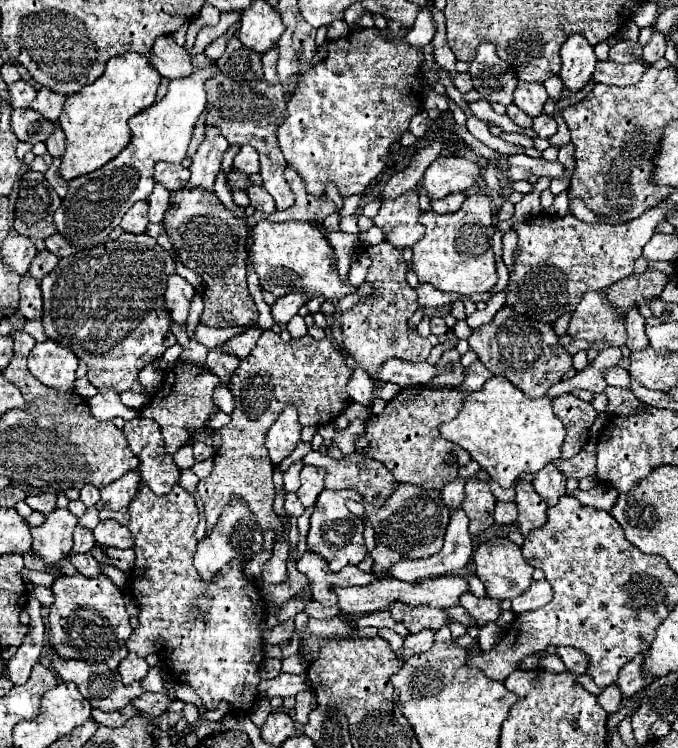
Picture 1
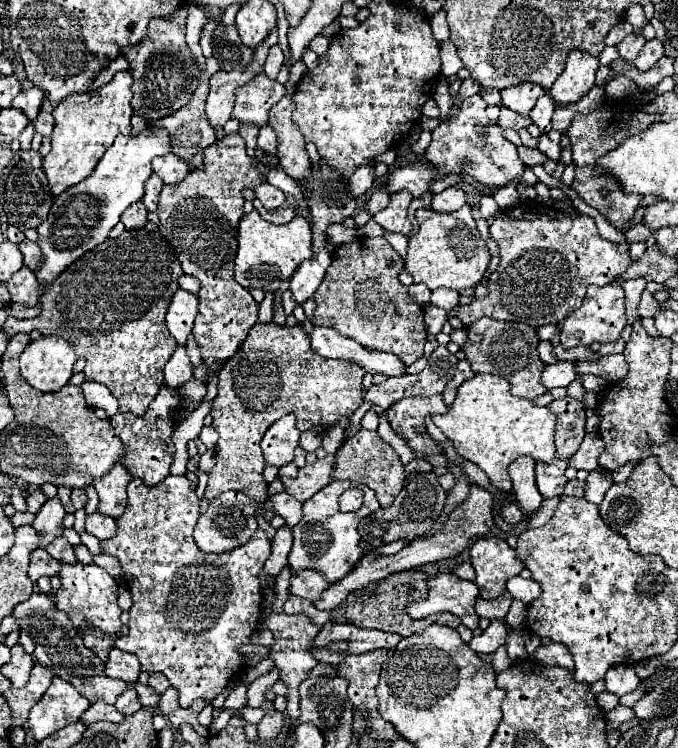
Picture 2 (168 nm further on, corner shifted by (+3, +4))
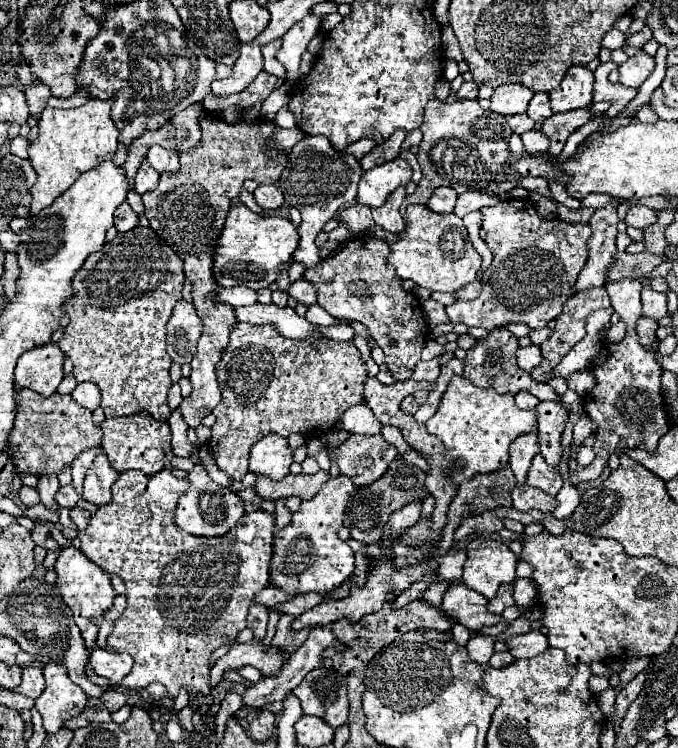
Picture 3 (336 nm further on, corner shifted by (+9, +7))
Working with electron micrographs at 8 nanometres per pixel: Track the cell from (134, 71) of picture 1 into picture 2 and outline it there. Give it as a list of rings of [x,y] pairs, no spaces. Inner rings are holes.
[[[117,72],[113,80],[97,92],[73,94],[61,104],[55,106],[55,128],[51,134],[51,152],[43,158],[43,172],[49,180],[49,190],[53,196],[59,196],[67,188],[85,180],[105,154],[105,150],[113,144],[119,134],[131,132],[131,116],[133,110],[129,106],[133,94],[129,86],[133,78],[129,72]]]

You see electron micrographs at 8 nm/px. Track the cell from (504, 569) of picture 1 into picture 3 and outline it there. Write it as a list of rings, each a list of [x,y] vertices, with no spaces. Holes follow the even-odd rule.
[[[473,539],[467,545],[467,561],[463,565],[463,583],[483,597],[491,599],[497,587],[515,581],[517,557],[497,539]]]

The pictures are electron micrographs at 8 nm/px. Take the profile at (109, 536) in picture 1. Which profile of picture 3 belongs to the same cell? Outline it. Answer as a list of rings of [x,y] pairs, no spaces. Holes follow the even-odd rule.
[[[71,509],[71,519],[73,519],[73,523],[77,525],[77,529],[79,531],[83,531],[83,529],[87,529],[89,527],[89,519],[91,519],[91,511],[83,511],[83,509]]]

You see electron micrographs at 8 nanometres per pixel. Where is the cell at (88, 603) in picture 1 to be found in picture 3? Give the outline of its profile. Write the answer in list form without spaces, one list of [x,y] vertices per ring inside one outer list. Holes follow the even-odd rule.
[[[75,547],[61,549],[57,563],[55,563],[55,573],[57,573],[57,589],[63,597],[63,601],[73,611],[75,623],[81,629],[81,635],[85,639],[85,647],[91,651],[95,647],[99,625],[101,625],[105,613],[111,609],[113,599],[115,599],[115,591],[111,587],[111,577],[107,575],[107,571],[103,571],[99,565],[95,565],[91,559],[87,559]]]

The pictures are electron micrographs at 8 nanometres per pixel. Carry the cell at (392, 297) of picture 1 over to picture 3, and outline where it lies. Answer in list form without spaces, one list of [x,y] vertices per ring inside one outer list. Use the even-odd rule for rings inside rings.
[[[355,235],[329,259],[305,271],[305,279],[317,287],[317,305],[337,319],[353,319],[367,325],[373,339],[385,353],[389,371],[397,381],[411,377],[415,363],[421,359],[421,347],[427,335],[421,303],[413,293],[401,287],[393,265],[387,263],[391,247],[371,235]]]

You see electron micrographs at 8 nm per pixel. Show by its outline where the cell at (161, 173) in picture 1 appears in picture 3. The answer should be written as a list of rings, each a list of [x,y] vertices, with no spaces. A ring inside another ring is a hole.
[[[153,145],[147,153],[147,161],[151,167],[157,169],[157,173],[175,173],[179,169],[179,157],[175,151],[167,151],[159,145]]]

